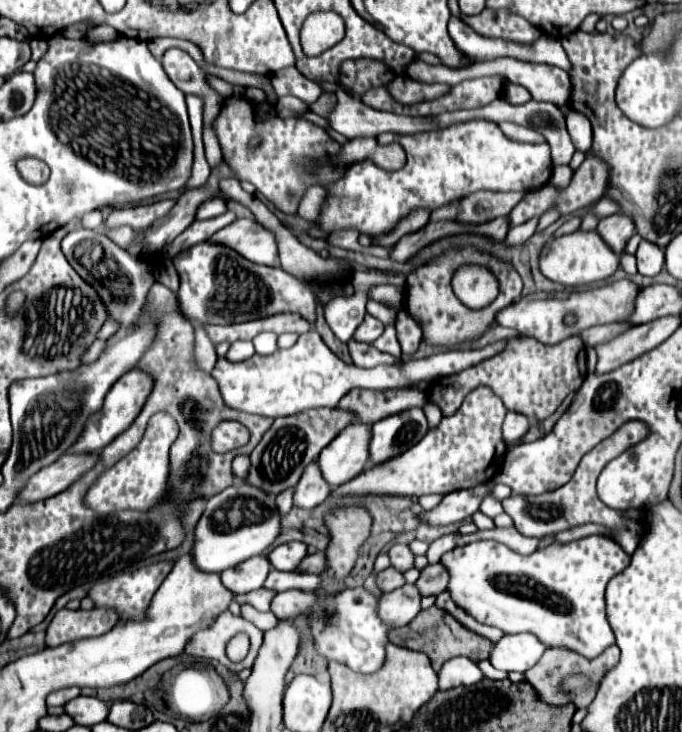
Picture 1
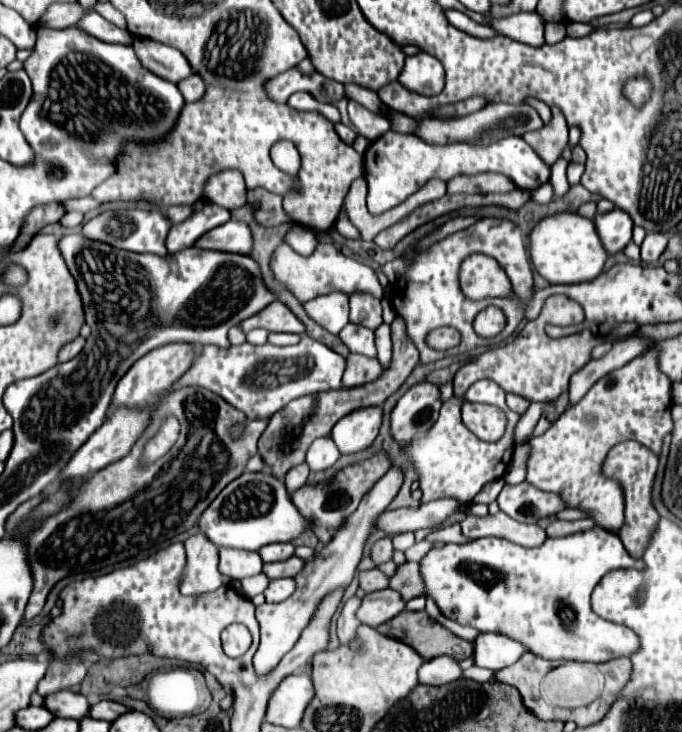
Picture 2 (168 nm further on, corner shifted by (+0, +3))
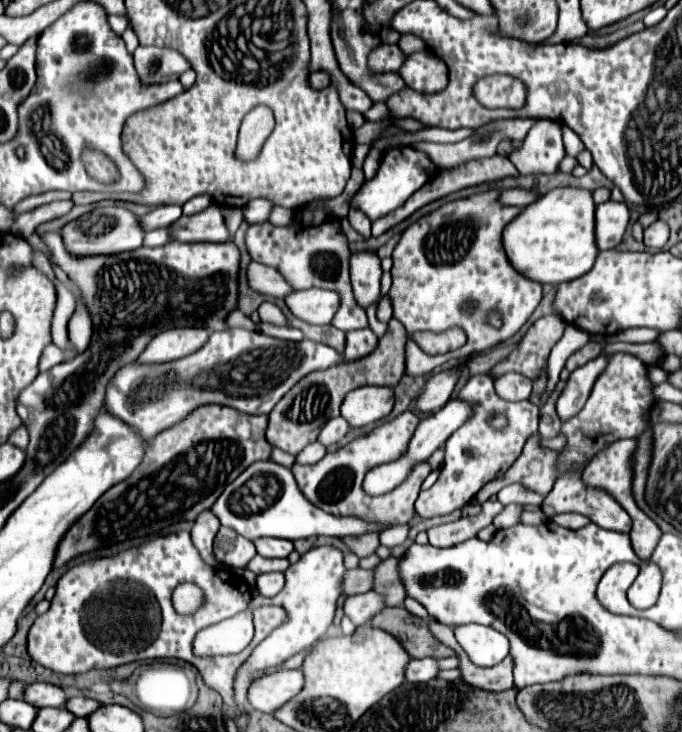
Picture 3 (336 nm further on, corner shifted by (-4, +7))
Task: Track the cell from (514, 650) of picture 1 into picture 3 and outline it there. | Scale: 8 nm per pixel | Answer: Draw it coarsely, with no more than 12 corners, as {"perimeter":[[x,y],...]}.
{"perimeter":[[468,623],[454,635],[474,665],[508,657],[508,639],[492,627]]}

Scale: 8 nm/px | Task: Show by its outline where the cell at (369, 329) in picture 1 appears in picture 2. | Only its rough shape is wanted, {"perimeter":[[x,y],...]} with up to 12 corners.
{"perimeter":[[364,293],[350,297],[350,323],[382,325],[380,301]]}

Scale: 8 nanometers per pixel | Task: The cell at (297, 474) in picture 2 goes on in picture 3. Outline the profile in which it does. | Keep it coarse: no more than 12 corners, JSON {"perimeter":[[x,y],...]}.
{"perimeter":[[314,441],[296,457],[296,463],[314,463],[326,455],[326,447]]}

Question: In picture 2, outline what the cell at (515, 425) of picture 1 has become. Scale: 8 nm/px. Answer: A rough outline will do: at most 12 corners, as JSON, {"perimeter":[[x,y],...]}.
{"perimeter":[[506,395],[506,403],[518,415],[528,409],[530,401]]}

